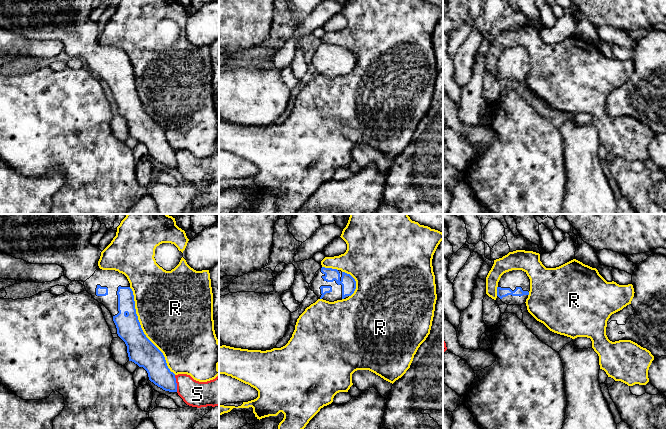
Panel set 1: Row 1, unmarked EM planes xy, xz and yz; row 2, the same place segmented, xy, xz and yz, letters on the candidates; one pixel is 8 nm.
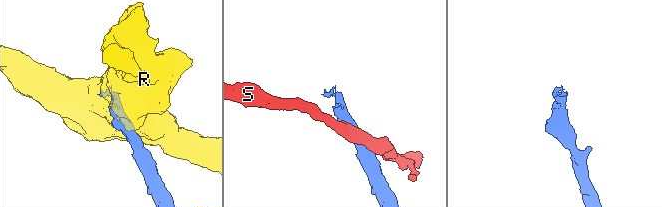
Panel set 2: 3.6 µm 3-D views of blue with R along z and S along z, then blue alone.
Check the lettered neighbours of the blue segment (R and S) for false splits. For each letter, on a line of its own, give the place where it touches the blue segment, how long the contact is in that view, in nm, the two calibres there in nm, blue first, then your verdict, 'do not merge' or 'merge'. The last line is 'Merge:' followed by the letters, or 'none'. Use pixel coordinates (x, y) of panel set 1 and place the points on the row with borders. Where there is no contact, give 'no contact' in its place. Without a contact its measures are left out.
R: contact xy (142, 331); length 800 nm; calibres 220 and 480 nm; do not merge
S: contact xy (176, 383); length 140 nm; calibres 180 and 200 nm; do not merge
Merge: none

